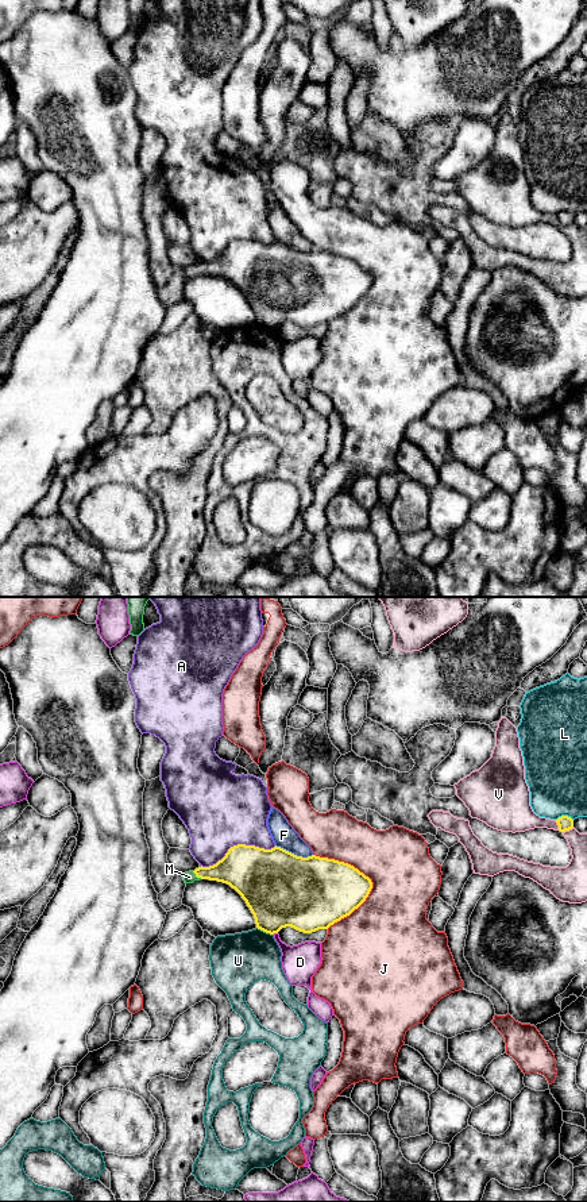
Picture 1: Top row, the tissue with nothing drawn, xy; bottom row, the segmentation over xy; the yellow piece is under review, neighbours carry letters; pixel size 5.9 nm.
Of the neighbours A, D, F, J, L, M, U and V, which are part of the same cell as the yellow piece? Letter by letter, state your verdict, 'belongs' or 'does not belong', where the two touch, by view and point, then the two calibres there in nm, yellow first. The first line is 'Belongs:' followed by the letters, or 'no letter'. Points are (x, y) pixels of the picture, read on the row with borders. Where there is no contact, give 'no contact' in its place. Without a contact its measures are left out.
Belongs: M
A: does not belong | xy (238, 844) | 340/460 nm
D: does not belong | xy (274, 932) | 420/220 nm
F: does not belong | xy (293, 854) | 440/140 nm
J: does not belong | xy (370, 881) | 360/400 nm
L: does not belong | xy (564, 816) | 90/360 nm
M: belongs | xy (197, 877) | 220/70 nm
U: does not belong | xy (265, 931) | 420/320 nm
V: does not belong | xy (557, 824) | 90/190 nm

